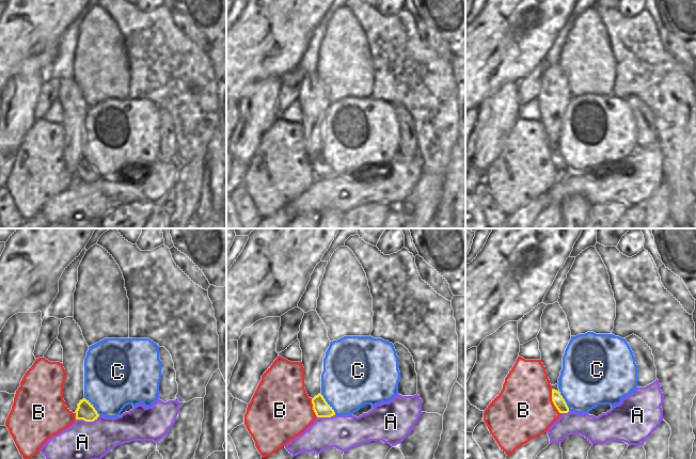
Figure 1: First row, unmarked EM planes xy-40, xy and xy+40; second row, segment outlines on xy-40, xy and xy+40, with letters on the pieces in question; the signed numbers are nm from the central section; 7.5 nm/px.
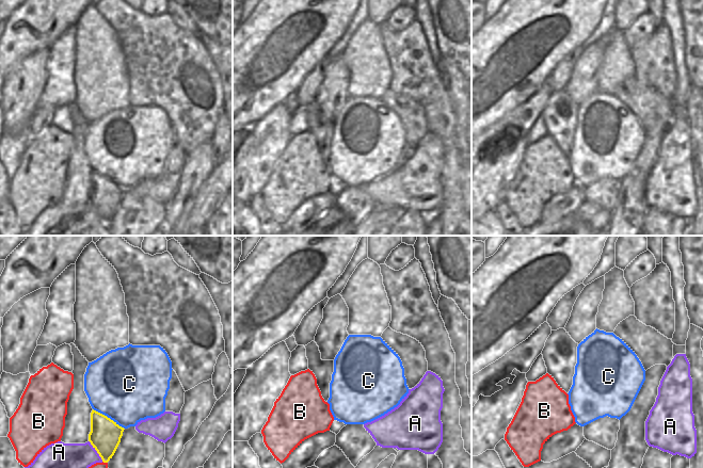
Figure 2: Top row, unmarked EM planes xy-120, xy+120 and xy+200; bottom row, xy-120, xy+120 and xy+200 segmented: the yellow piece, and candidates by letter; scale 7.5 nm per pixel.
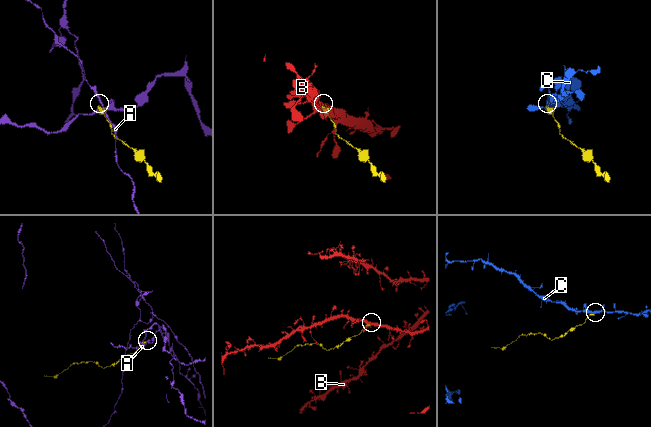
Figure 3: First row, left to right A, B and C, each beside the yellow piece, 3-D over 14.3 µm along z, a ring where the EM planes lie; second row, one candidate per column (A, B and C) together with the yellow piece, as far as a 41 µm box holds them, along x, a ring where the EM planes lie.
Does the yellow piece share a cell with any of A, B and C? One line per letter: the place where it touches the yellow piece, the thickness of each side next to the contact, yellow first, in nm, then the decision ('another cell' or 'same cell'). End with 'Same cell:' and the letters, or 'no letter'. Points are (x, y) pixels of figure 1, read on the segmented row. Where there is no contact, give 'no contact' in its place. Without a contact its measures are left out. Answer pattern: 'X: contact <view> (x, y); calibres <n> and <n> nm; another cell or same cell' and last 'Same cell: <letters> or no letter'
A: contact xy-40 (88, 421); calibres 140 and 280 nm; another cell
B: contact xy+40 (552, 400); calibres 90 and 440 nm; another cell
C: contact xy (327, 404); calibres 120 and 420 nm; another cell
Same cell: no letter

